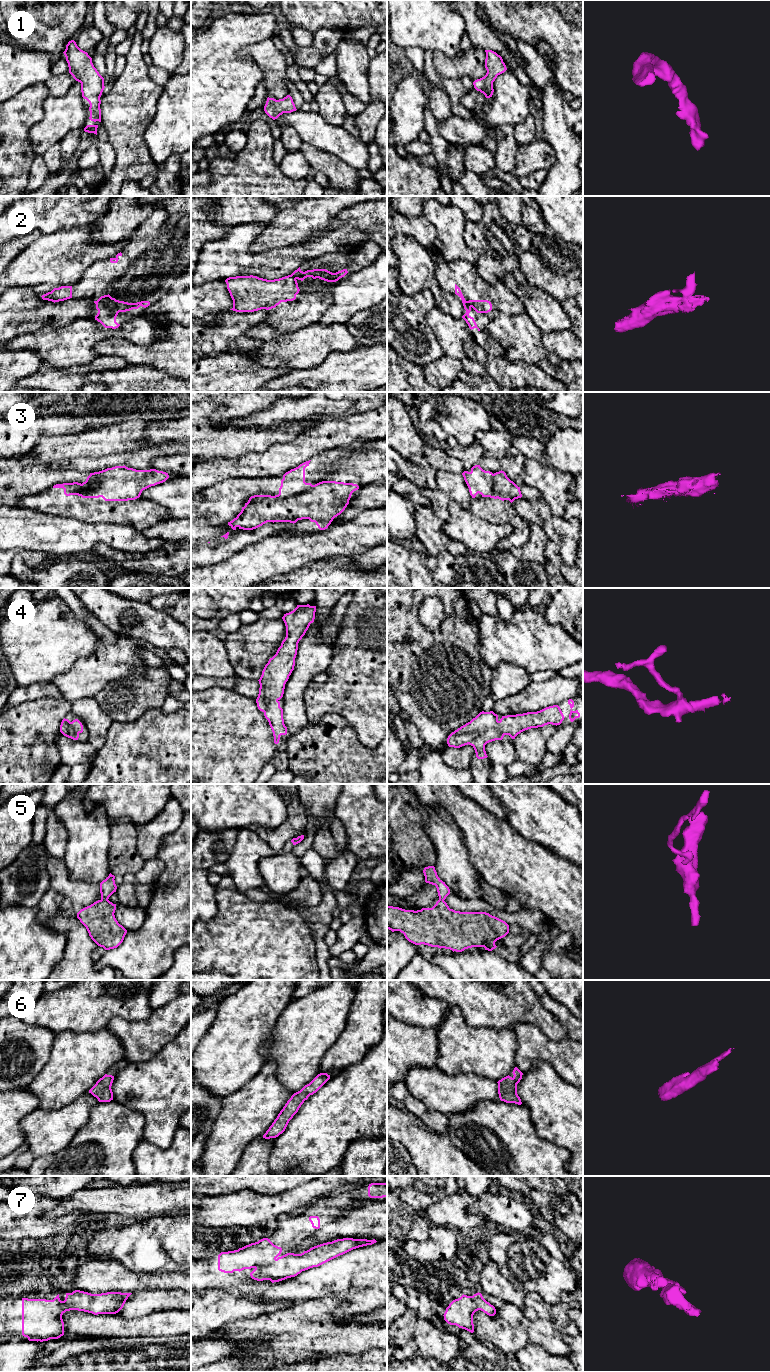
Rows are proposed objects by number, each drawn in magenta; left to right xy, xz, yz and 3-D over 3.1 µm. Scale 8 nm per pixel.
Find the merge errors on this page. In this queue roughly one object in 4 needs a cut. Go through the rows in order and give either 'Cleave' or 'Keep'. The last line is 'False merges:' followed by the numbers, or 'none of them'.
1: Keep
2: Keep
3: Cleave
4: Keep
5: Cleave
6: Keep
7: Keep
False merges: 3, 5

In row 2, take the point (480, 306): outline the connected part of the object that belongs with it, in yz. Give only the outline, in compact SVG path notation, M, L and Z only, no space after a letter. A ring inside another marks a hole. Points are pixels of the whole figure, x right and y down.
M455 284L455 294L458 295L463 303L464 309L466 313L462 316L462 318L466 321L469 328L472 330L477 328L478 331L480 329L477 327L477 324L473 317L469 315L471 309L473 308L477 313L488 313L492 310L492 304L488 300L469 300L466 301L460 288Z

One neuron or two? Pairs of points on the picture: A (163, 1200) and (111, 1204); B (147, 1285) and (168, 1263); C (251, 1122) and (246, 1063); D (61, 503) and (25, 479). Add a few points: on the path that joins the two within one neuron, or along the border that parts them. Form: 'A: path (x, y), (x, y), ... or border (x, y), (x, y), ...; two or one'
A: path (150, 1200), (124, 1200); one
B: border (178, 1270), (170, 1272), (136, 1272); two
C: border (264, 1064), (241, 1088), (229, 1095); two
D: border (65, 482), (26, 495), (21, 500); two

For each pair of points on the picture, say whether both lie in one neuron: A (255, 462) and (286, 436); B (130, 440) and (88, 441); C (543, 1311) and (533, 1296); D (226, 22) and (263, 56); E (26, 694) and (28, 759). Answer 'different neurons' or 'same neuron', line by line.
A: different neurons
B: same neuron
C: same neuron
D: different neurons
E: different neurons

